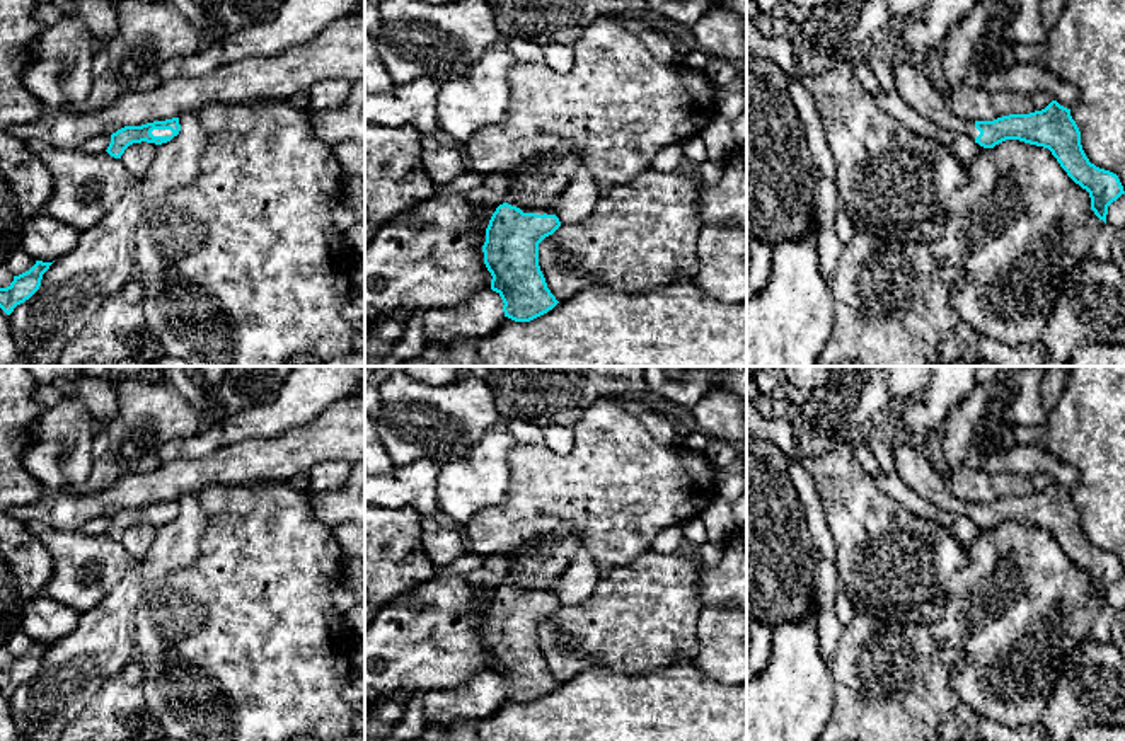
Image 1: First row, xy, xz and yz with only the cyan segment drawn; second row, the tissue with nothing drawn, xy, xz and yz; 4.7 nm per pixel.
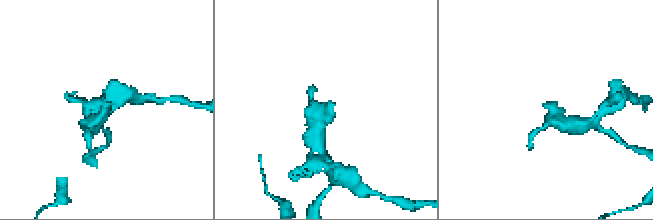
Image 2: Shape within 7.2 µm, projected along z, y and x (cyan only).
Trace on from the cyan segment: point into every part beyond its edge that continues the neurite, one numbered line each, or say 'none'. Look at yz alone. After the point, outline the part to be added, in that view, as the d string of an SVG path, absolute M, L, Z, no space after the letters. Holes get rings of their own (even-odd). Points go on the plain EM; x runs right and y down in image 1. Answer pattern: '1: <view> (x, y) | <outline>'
1: yz (914, 467) | M886 433L886 441L895 458L897 474L920 497L943 511L966 514L973 521L980 516L975 503L961 501L949 489L948 479L936 472L920 443L893 433Z

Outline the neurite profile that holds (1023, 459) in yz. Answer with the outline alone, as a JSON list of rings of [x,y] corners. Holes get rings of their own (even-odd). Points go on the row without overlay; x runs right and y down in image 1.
[[[1016,445],[1009,450],[989,453],[982,458],[982,467],[990,474],[1045,474],[1067,491],[1072,491],[1079,479],[1076,467],[1035,445]]]

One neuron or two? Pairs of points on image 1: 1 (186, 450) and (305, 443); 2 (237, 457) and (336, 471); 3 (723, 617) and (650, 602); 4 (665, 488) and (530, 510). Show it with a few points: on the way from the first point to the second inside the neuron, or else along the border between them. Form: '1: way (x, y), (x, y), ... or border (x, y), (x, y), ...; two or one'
1: border (261, 438), (241, 440), (201, 457), (183, 459); two
2: border (346, 460), (321, 460), (305, 472); two
3: border (704, 607), (698, 617), (696, 651); two
4: way (631, 489), (565, 494); one

